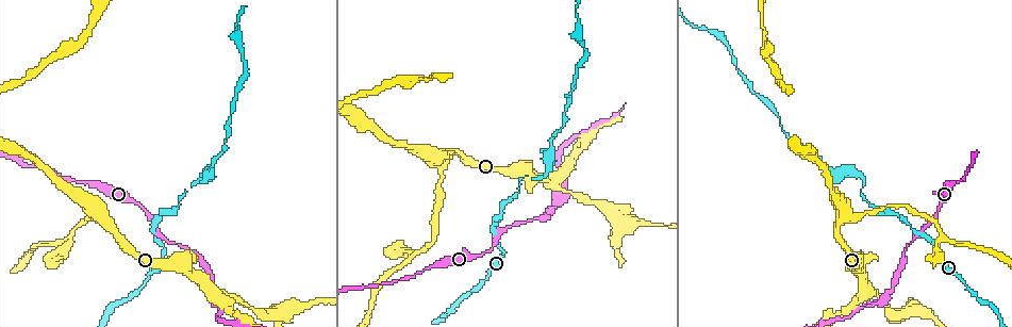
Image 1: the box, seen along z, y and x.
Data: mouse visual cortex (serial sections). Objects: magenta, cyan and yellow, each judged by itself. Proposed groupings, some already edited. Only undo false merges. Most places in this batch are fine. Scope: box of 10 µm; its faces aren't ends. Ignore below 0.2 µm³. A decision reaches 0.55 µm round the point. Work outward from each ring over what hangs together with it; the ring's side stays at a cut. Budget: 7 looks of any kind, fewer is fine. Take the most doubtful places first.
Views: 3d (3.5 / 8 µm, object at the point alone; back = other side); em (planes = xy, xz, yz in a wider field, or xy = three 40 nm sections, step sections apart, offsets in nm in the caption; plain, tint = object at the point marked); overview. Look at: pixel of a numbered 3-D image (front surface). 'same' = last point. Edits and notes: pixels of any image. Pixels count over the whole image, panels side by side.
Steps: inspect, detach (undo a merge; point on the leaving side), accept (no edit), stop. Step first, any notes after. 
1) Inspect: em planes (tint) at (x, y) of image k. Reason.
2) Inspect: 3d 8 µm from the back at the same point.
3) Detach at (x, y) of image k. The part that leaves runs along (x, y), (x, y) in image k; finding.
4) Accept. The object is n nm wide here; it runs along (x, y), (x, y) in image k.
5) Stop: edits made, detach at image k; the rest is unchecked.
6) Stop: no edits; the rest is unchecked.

Inspect: 3d 3.5 µm at (211, 293) of image 1. Branch point.

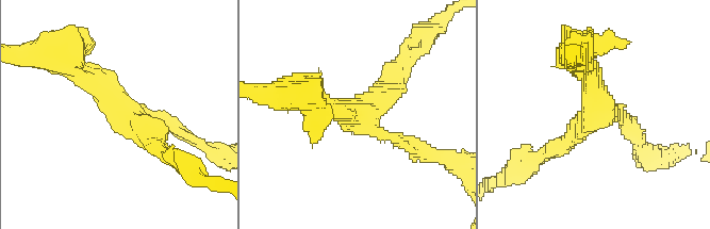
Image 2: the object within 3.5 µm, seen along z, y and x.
Accept. 3 arms meet here; it runs along (67, 65), (124, 111), (179, 131) in image 2; continuous, no second cell.

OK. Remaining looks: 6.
Inspect: 3d 8 µm at (860, 175) of image 1. Calibre changes.

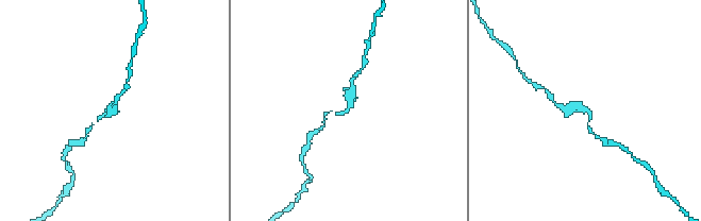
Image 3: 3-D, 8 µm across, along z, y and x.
Inspect: em planes (tint) at the same point. The arms are 100, 350 nm wide; need the tissue.

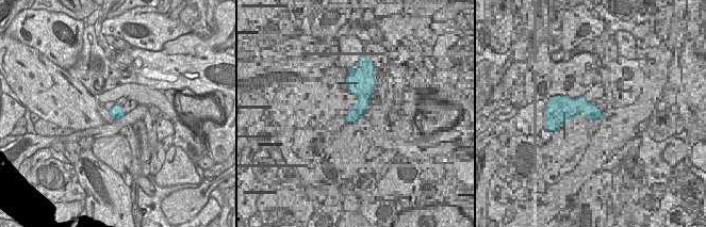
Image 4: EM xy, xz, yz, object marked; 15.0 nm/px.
Accept. It runs along (593, 133), (587, 109), (560, 105) in image 3; one cell here.

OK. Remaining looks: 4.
Inspect: 3d 3.5 µm at (428, 266) of image 1. Calibre changes.

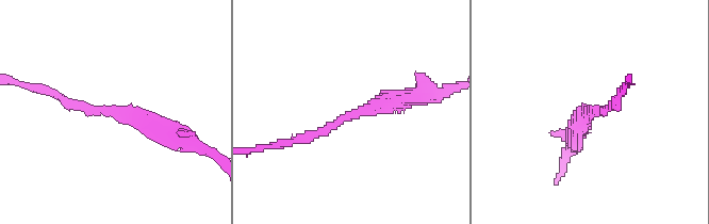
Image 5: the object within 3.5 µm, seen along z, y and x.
Inspect: em xy step 2 (tint) at (349, 116) of image 5. The arms are 150, 300 nm wide; shape alone is not enough.

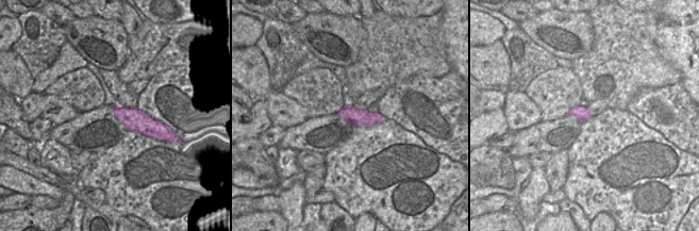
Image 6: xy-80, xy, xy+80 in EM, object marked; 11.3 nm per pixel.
Accept. The object is 190 nm wide here; it runs along (412, 96), (353, 112), (292, 143) in image 5; one cell here.

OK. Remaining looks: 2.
Stop: no edits; the rest is unchecked.

